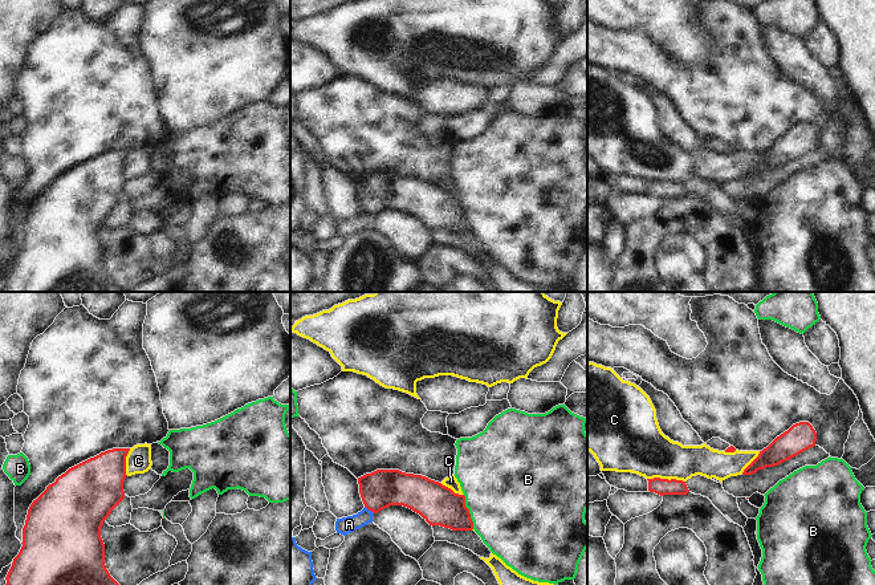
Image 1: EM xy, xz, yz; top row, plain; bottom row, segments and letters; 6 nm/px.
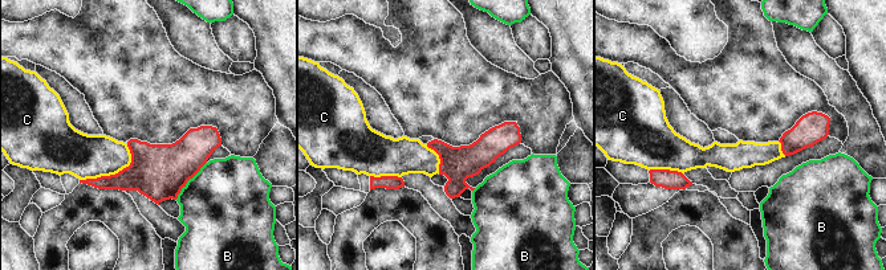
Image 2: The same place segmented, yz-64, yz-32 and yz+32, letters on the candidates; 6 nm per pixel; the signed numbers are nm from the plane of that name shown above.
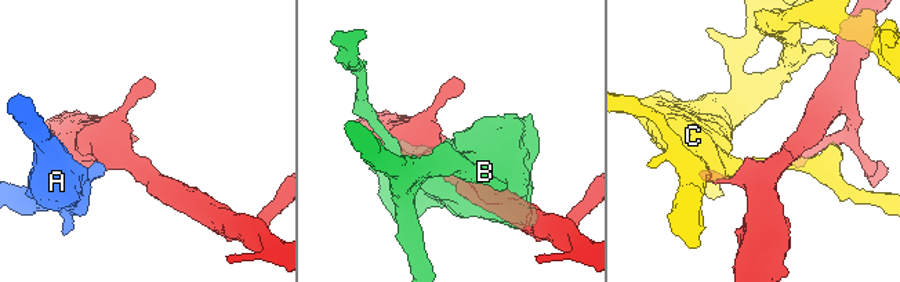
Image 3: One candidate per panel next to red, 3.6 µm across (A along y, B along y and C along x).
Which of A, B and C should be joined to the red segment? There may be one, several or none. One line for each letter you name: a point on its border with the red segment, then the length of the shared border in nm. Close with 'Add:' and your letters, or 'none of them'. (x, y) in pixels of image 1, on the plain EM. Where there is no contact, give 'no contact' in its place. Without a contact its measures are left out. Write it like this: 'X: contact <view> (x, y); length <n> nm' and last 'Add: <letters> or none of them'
Add: none of them

